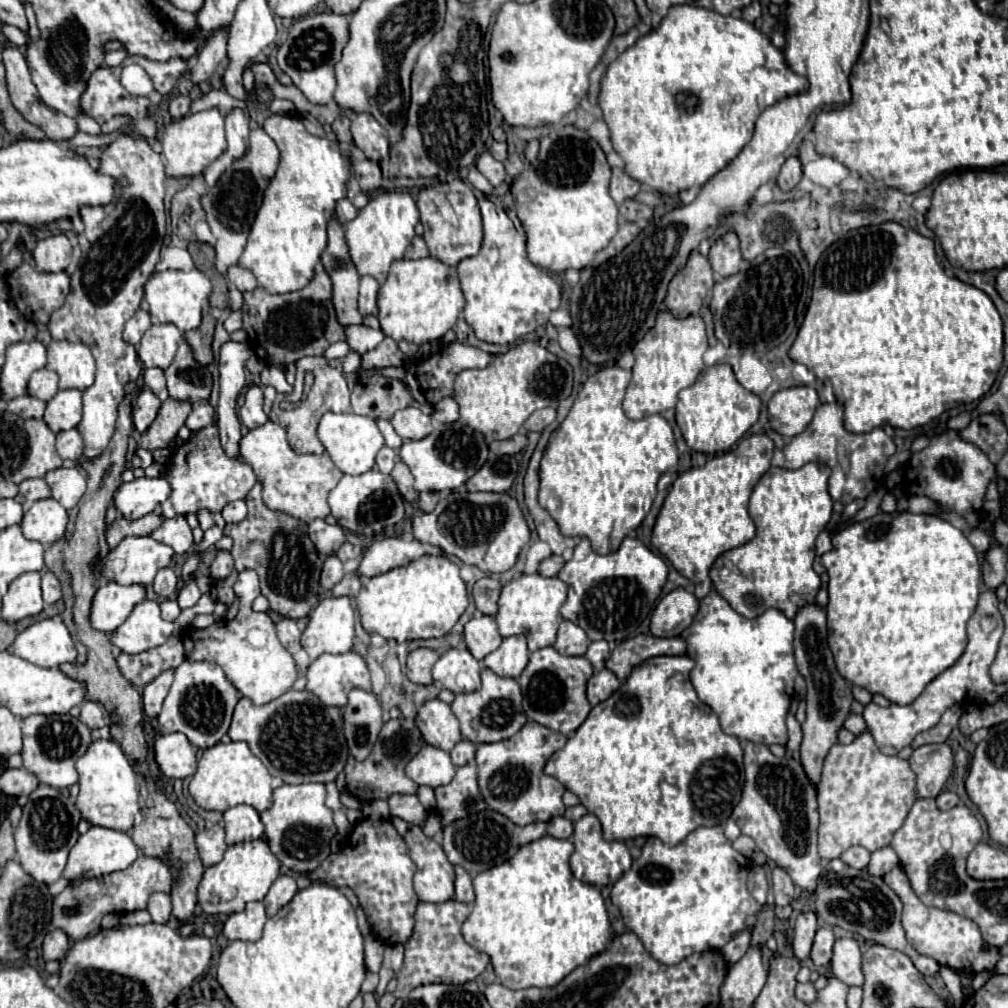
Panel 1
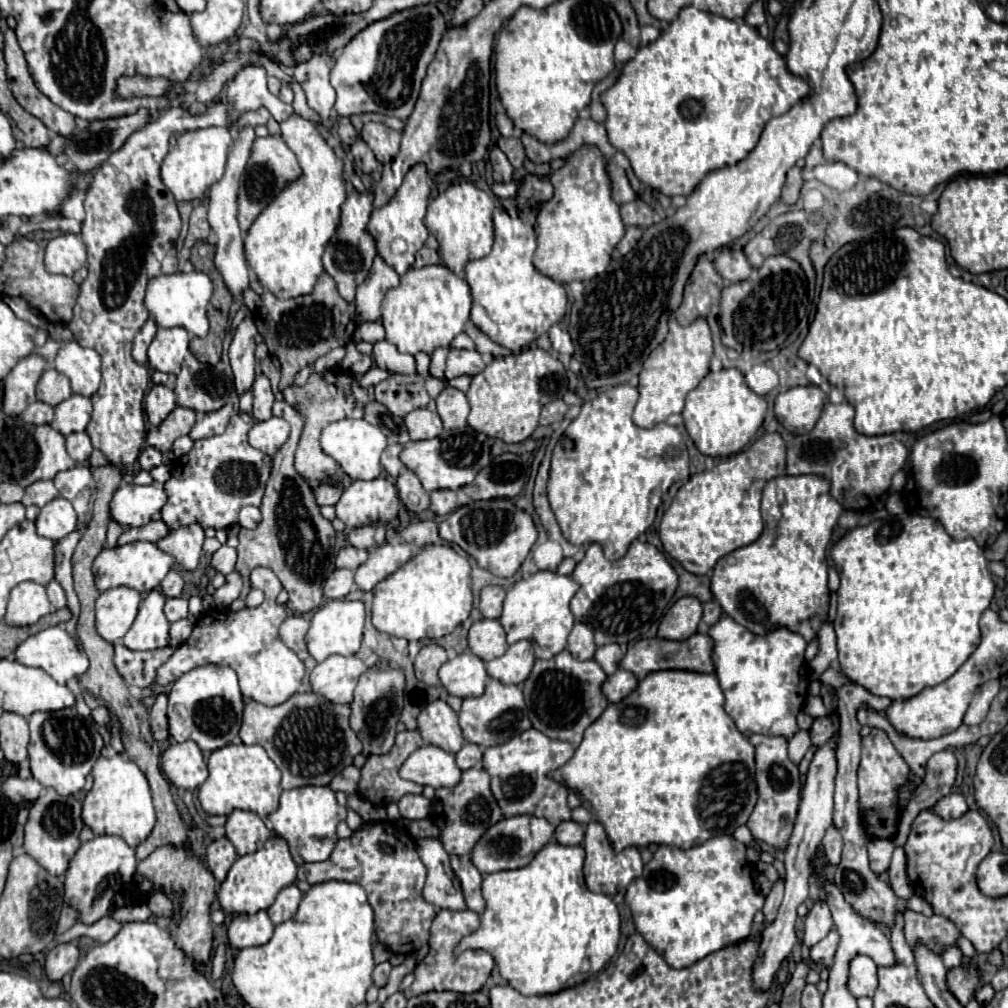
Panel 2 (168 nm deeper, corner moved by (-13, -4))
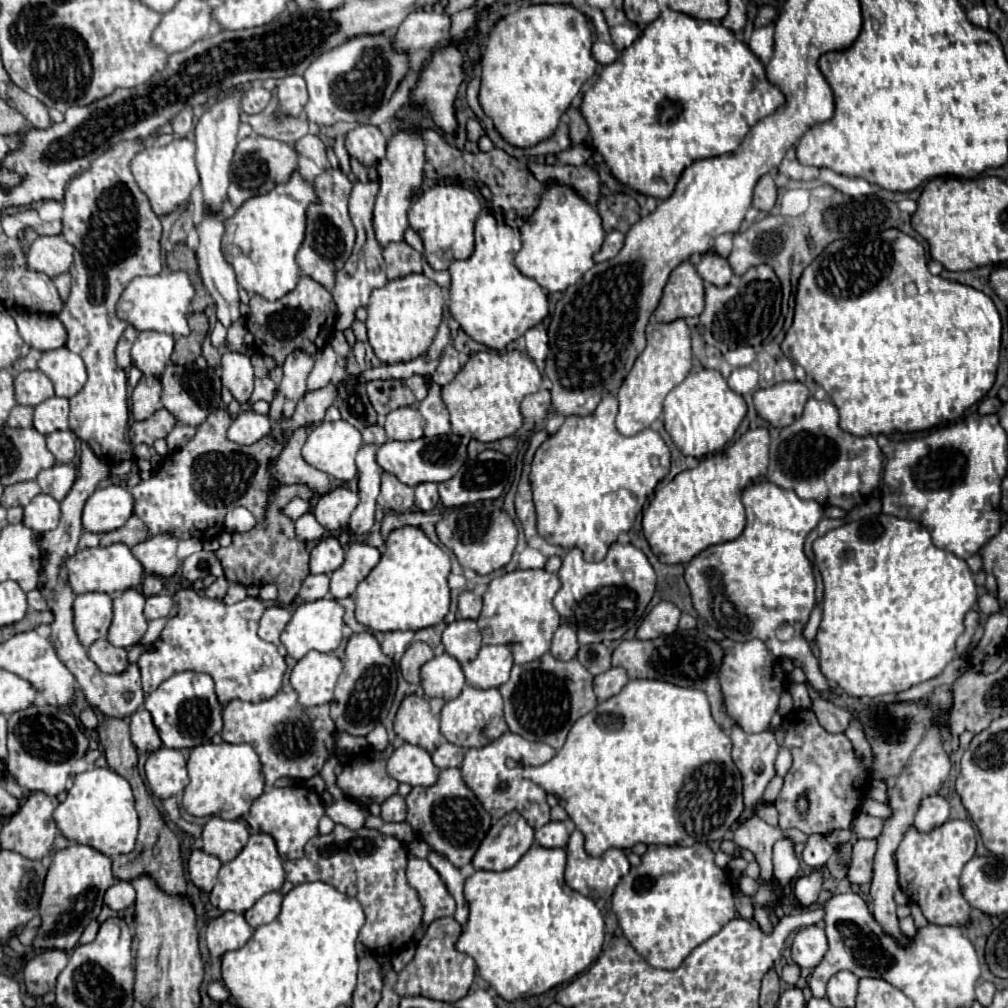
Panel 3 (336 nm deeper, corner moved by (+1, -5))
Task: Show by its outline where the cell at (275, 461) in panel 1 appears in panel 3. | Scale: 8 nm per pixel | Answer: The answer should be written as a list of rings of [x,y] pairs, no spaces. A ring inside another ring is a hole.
[[[252,410],[242,412],[232,426],[228,428],[228,438],[236,444],[254,444],[258,440],[262,440],[266,434],[270,434],[270,420],[268,416],[256,414]]]

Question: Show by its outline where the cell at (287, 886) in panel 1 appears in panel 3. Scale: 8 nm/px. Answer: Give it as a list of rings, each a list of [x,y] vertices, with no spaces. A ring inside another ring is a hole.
[[[270,892],[270,894],[264,894],[250,910],[246,910],[244,916],[252,928],[258,928],[262,924],[276,920],[276,916],[280,914],[280,908],[282,908],[282,894]]]

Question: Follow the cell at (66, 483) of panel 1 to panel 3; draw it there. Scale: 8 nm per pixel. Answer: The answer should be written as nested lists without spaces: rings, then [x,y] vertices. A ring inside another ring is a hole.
[[[56,464],[48,470],[42,470],[36,480],[44,494],[50,494],[58,502],[62,502],[76,482],[76,470],[70,464]]]

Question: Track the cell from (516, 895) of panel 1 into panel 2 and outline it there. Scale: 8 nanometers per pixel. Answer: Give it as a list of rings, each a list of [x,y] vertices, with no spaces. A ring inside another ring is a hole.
[[[550,841],[532,859],[530,865],[514,871],[498,871],[486,875],[482,881],[486,911],[480,917],[478,931],[464,937],[460,947],[488,951],[494,957],[500,975],[522,995],[558,993],[598,973],[618,951],[620,917],[614,901],[608,895],[596,895],[588,891],[584,885],[582,863],[584,849],[580,845],[564,847],[556,841]]]

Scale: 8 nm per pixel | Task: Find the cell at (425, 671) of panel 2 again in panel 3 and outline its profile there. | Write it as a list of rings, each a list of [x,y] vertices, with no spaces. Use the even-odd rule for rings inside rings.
[[[424,642],[412,644],[400,660],[400,670],[402,670],[404,680],[410,684],[420,684],[420,668],[432,658],[434,658],[434,652],[428,644]]]

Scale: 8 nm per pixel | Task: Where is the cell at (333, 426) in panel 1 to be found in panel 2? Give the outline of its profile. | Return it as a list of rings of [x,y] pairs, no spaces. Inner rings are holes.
[[[342,419],[328,425],[322,433],[320,447],[326,455],[330,455],[350,479],[376,479],[380,475],[380,455],[386,449],[388,441],[380,429],[370,425],[364,419]]]

